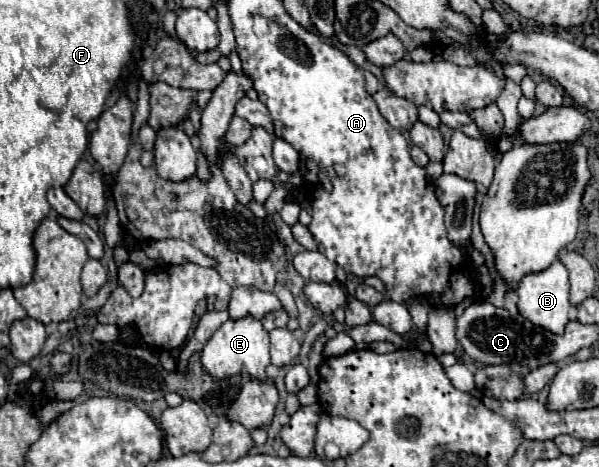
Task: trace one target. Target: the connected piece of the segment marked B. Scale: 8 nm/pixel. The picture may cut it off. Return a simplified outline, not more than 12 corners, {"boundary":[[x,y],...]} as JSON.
{"boundary":[[557,260],[525,276],[517,308],[561,334],[569,322],[569,278]]}

